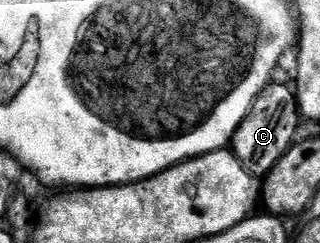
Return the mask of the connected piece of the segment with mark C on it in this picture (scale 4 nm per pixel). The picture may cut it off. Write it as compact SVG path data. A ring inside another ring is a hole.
M272 82L256 98L252 110L240 122L232 141L234 157L255 176L265 177L273 170L276 162L284 158L284 154L299 139L298 123L303 123L304 117L298 108L298 94L293 87Z

